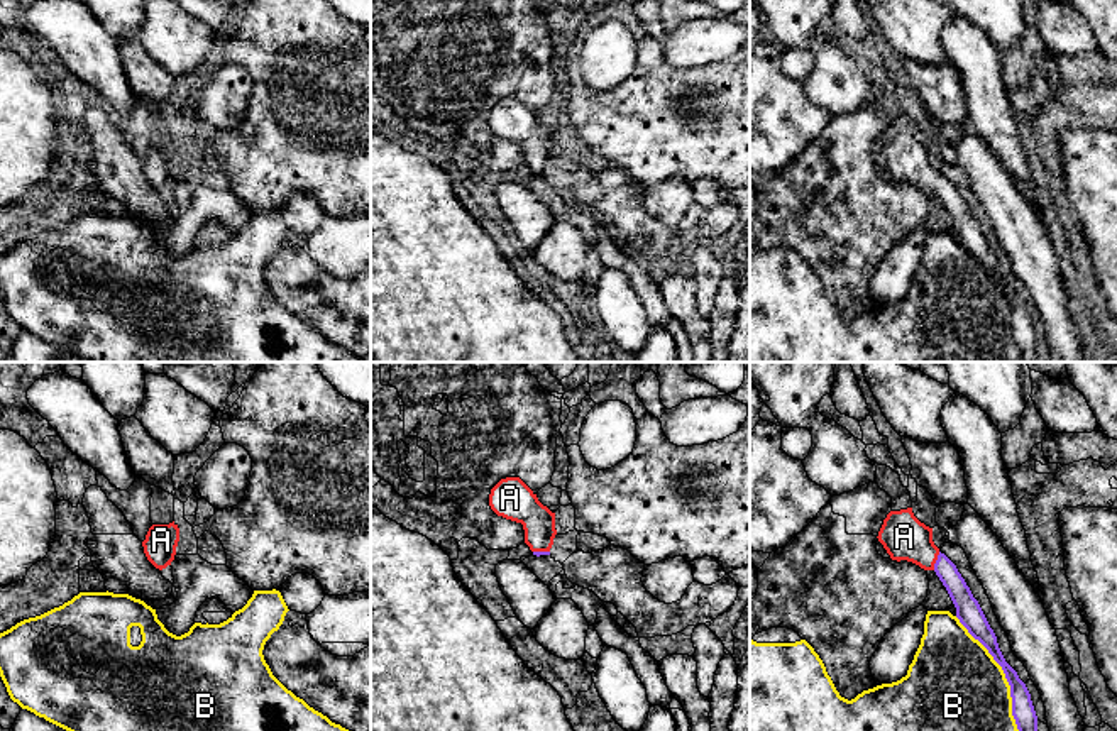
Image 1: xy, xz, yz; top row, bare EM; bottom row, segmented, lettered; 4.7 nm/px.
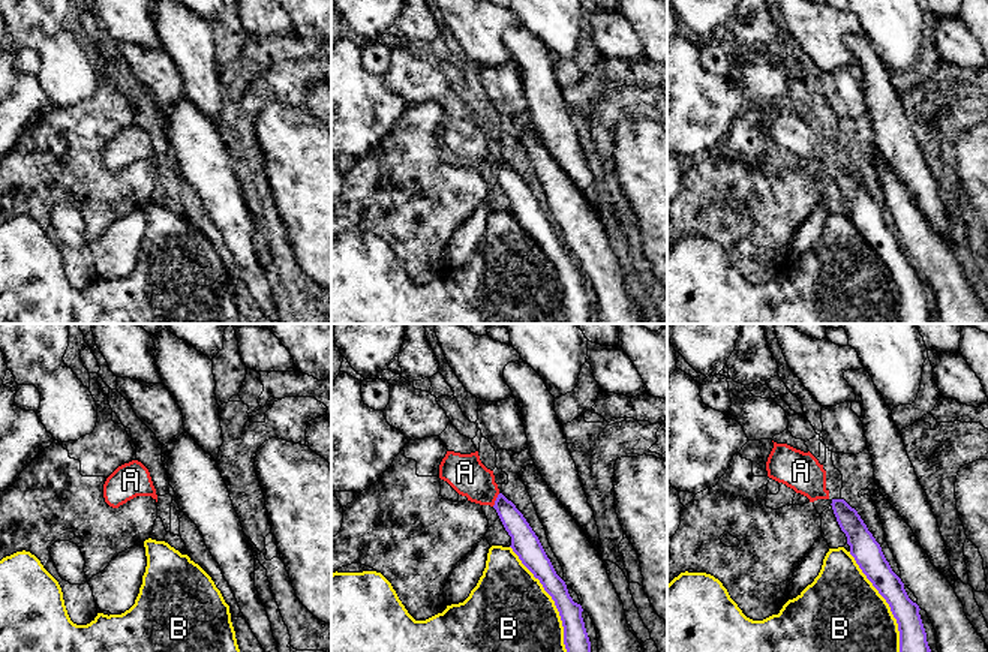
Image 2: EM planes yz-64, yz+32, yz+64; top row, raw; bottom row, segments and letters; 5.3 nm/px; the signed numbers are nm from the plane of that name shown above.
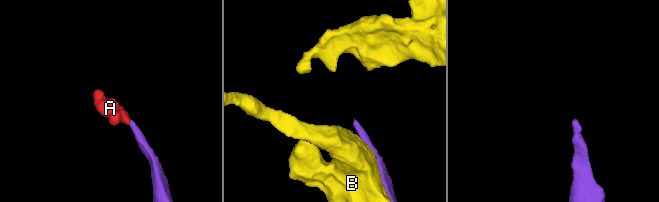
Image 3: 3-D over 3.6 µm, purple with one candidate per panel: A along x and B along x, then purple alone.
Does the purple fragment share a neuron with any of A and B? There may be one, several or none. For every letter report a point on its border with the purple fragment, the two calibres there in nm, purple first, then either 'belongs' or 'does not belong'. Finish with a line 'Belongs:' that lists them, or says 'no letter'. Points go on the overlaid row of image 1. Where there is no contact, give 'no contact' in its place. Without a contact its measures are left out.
A: contact yz (936, 560); calibres 100 and 220 nm; belongs
B: contact yz (1004, 672); calibres 110 and 440 nm; does not belong
Belongs: A

